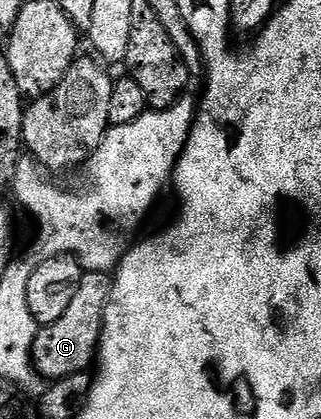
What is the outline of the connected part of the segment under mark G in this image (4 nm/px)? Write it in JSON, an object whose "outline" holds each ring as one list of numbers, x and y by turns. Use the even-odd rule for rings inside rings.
{"outline":[[96,269,82,273,79,280,79,288,75,288,75,297,71,299,71,304,67,304,67,312,63,312,63,316,59,316,59,320,55,320,55,324,47,324,38,329,35,336,35,344,33,345,33,367,42,378,56,380,58,378,66,378,72,374,83,374,90,369,89,365,91,367,94,365,97,346,101,343,103,316,113,293,113,283,110,275,101,273,105,272]]}

